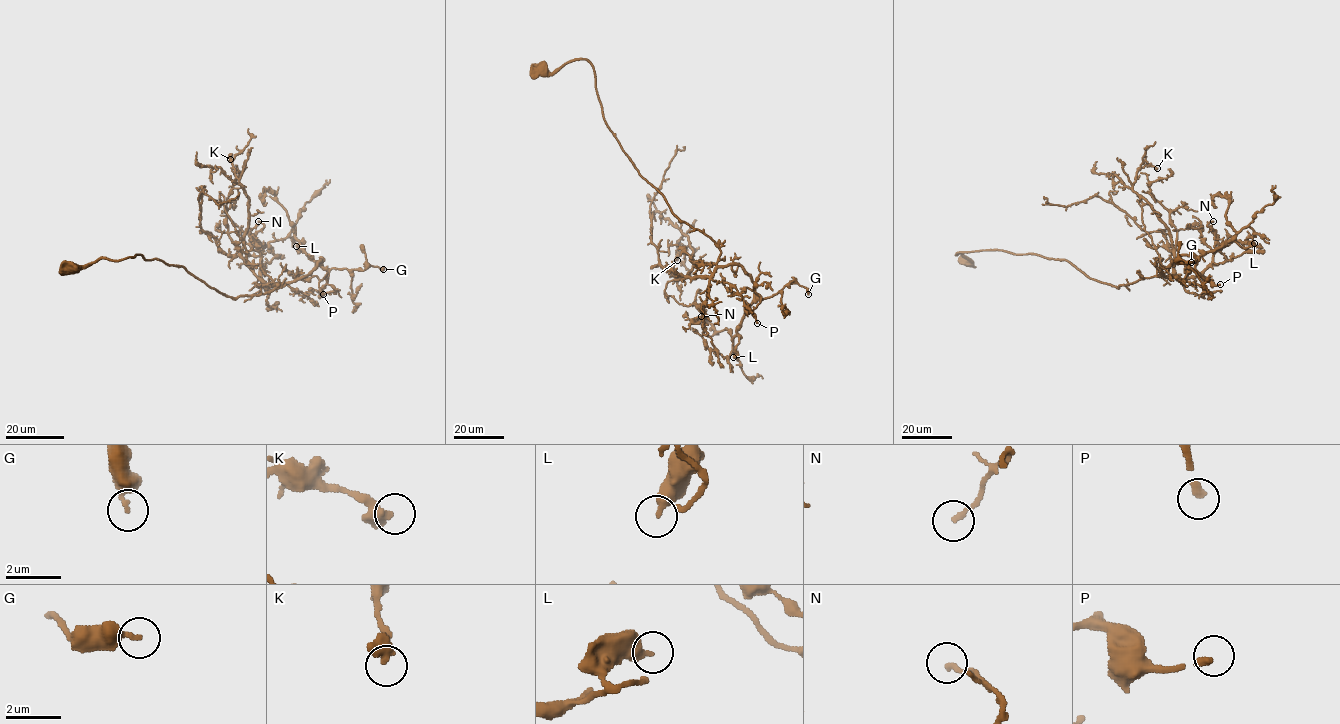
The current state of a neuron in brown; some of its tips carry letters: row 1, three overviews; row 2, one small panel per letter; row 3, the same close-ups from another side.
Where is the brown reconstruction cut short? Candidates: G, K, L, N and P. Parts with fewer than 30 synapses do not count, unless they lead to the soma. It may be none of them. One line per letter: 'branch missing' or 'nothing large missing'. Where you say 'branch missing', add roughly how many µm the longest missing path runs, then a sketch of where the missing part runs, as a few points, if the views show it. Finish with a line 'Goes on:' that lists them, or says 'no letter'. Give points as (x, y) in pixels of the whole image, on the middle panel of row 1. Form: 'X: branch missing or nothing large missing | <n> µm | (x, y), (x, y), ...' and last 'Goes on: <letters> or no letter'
G: nothing large missing
K: nothing large missing
L: nothing large missing
N: nothing large missing
P: branch missing | 30 µm | (757, 323), (760, 335), (765, 338), (775, 338), (785, 327), (786, 338)
Goes on: P

